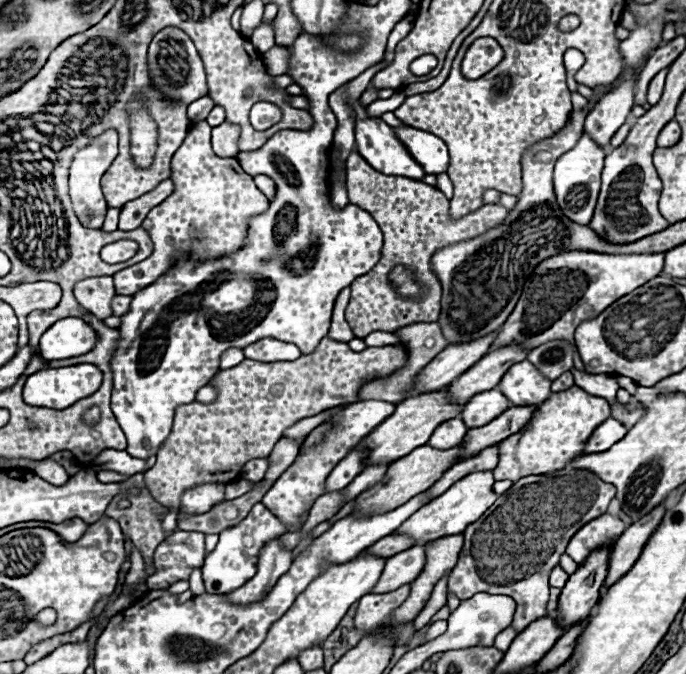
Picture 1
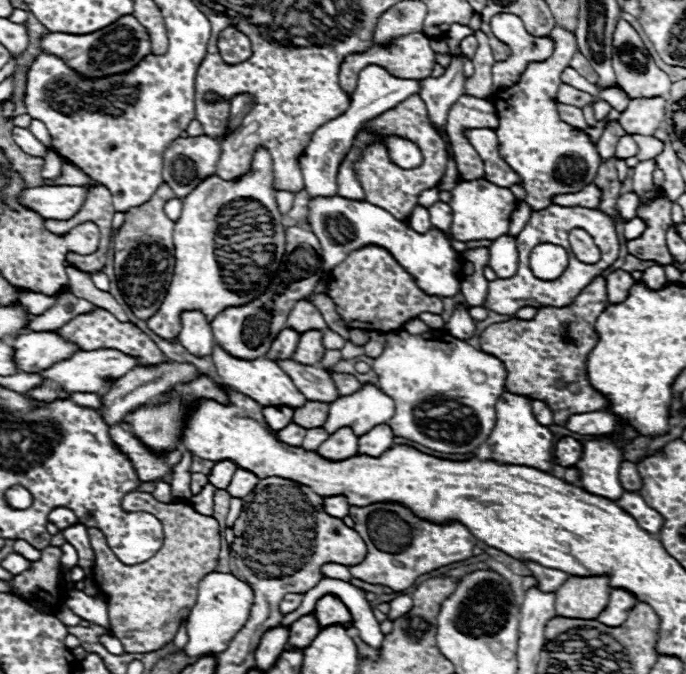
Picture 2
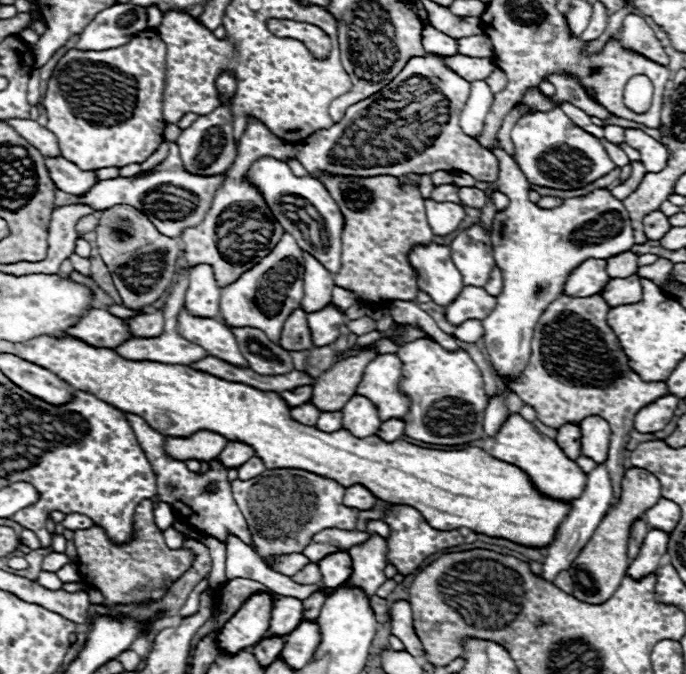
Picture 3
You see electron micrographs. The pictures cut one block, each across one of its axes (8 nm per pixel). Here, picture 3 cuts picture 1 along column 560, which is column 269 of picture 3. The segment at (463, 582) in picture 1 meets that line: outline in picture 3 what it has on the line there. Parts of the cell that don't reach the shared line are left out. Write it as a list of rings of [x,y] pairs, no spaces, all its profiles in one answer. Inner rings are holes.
[[[276,468],[250,480],[234,480],[232,494],[246,516],[250,532],[254,536],[254,552],[258,556],[292,554],[302,552],[314,534],[324,528],[354,530],[358,520],[356,508],[346,508],[342,504],[344,490],[336,480],[296,470],[296,468]]]

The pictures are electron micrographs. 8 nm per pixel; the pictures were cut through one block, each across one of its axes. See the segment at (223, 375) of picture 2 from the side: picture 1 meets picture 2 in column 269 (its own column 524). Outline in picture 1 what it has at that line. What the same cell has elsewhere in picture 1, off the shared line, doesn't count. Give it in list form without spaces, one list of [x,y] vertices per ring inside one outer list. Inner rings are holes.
[[[522,360],[502,376],[498,390],[502,390],[514,406],[536,406],[550,396],[550,384],[552,380],[548,380],[532,362]]]

